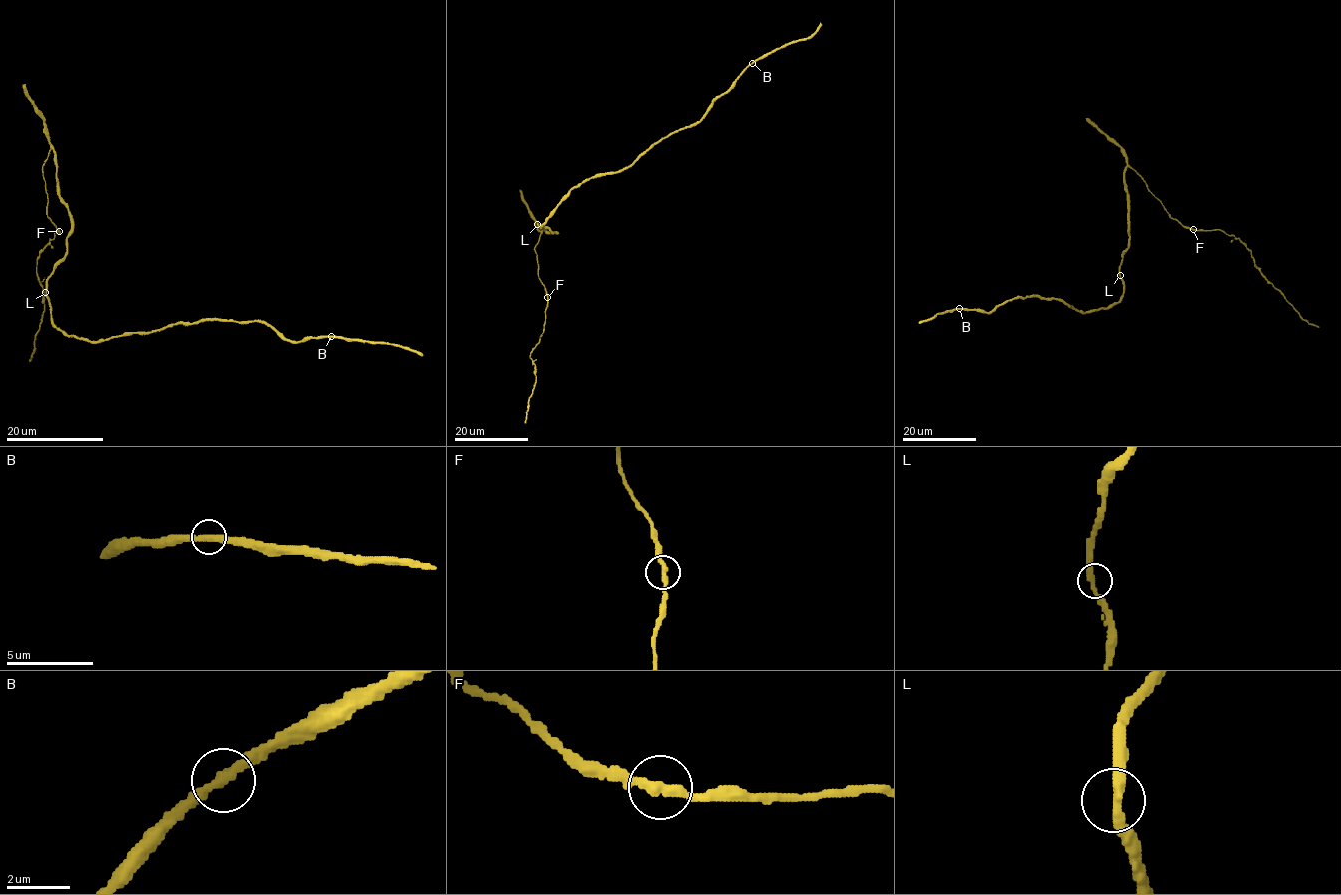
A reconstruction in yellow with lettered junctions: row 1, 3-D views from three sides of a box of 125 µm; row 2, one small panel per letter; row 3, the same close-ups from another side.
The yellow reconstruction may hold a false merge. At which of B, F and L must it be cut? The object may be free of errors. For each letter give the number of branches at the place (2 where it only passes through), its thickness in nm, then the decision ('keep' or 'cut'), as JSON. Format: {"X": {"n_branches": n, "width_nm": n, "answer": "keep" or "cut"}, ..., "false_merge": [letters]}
{"B": {"n_branches": 2, "width_nm": 320, "answer": "keep"}, "F": {"n_branches": 2, "width_nm": 300, "answer": "keep"}, "L": {"n_branches": 2, "width_nm": 320, "answer": "keep"}, "false_merge": []}

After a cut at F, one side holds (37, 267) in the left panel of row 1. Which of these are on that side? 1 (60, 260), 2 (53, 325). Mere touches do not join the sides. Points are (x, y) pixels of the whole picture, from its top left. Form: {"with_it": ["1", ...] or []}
{"with_it": []}

